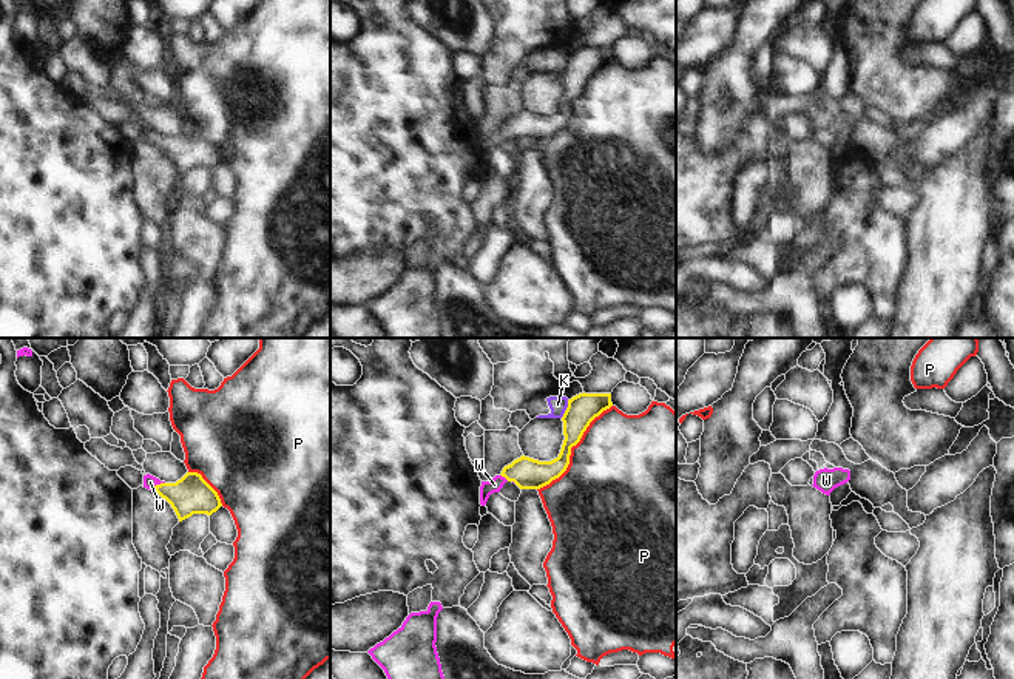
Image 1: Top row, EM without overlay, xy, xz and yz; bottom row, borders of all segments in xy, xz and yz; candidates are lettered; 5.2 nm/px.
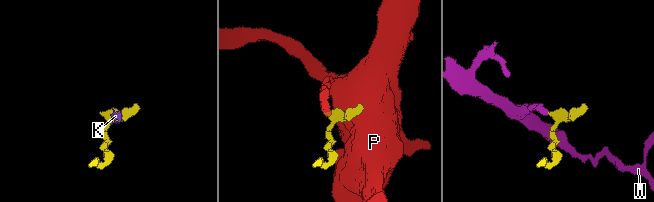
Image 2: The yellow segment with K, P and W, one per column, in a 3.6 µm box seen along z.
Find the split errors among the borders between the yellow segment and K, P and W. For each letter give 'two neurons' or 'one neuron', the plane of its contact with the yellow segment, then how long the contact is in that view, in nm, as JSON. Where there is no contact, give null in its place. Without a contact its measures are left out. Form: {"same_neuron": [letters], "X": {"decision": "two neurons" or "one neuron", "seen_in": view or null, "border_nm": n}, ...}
{"same_neuron": ["W"], "K": {"decision": "two neurons", "seen_in": "xz", "border_nm": 100}, "P": {"decision": "two neurons", "seen_in": "xz", "border_nm": 600}, "W": {"decision": "one neuron", "seen_in": "xy", "border_nm": 70}}

